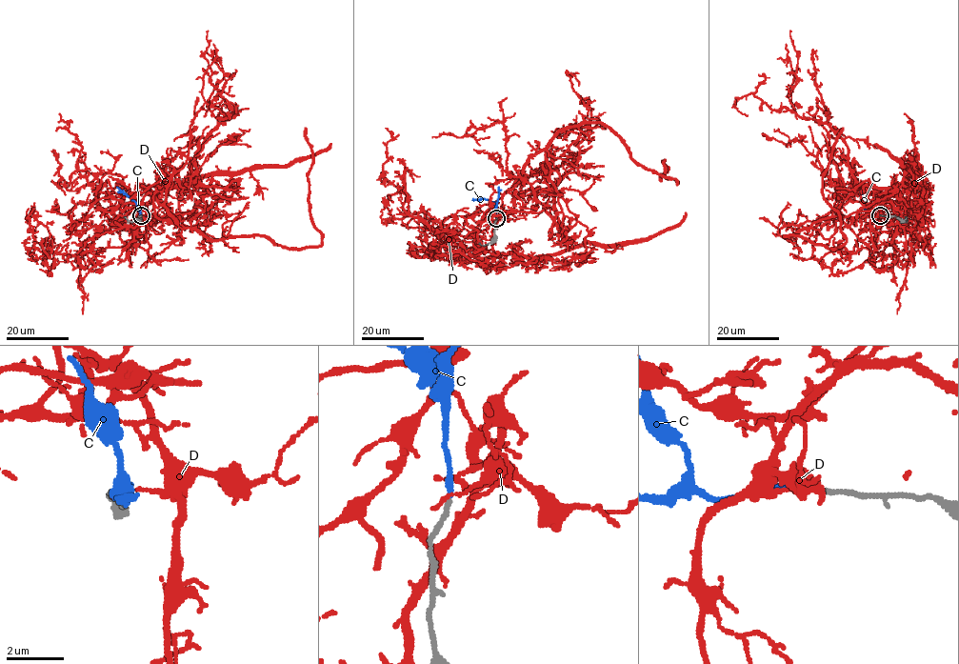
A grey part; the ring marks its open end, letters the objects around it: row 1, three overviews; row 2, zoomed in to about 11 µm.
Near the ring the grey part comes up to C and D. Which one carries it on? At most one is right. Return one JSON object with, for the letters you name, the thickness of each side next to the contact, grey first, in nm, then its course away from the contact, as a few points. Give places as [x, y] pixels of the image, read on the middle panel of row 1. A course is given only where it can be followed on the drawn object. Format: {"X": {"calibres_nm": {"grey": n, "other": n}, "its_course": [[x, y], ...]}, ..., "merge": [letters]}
{"C": {"calibres_nm": {"grey": 170, "other": 170}, "its_course": [[496, 218], [495, 206], [490, 201], [472, 200]]}, "merge": ["C"]}

